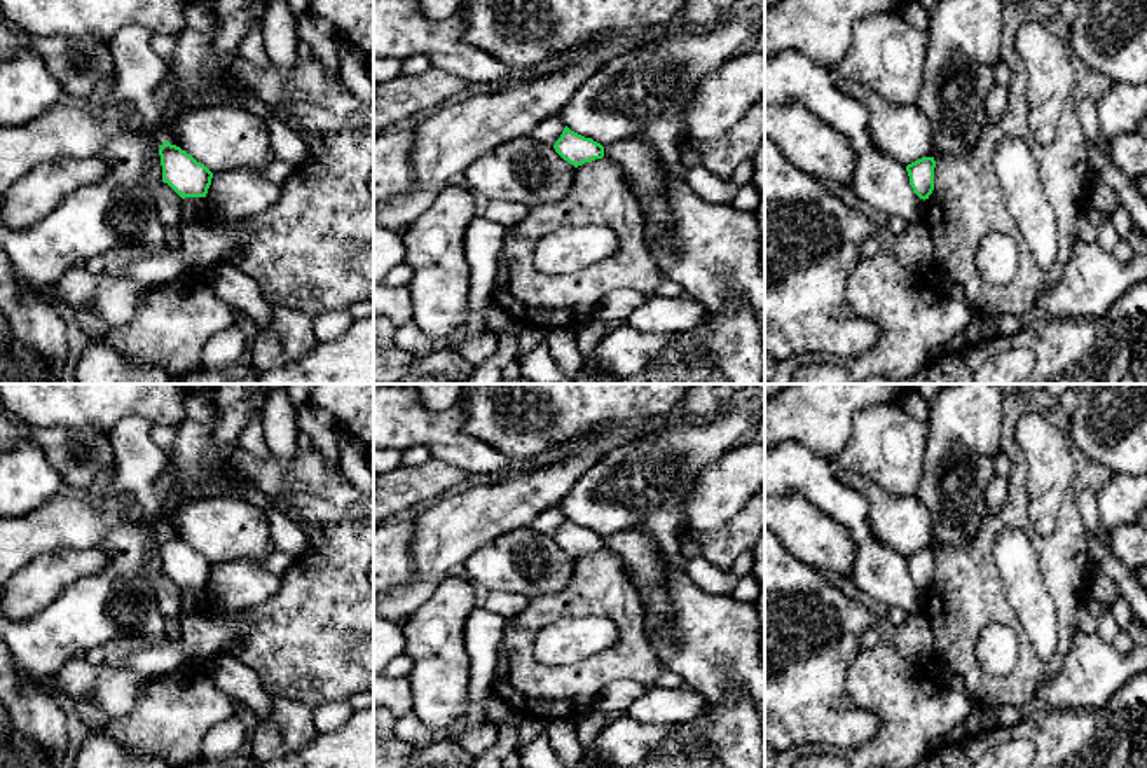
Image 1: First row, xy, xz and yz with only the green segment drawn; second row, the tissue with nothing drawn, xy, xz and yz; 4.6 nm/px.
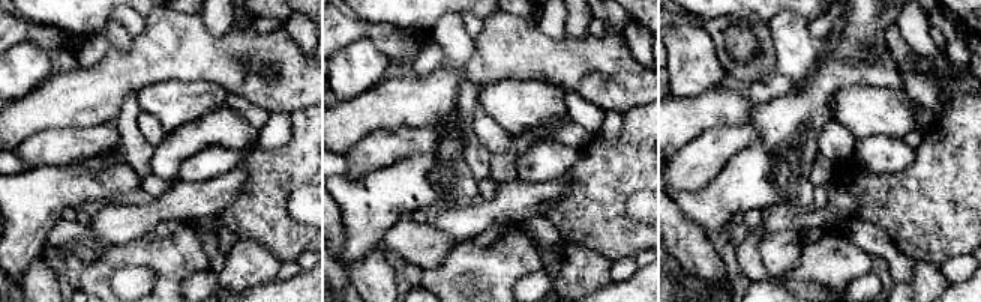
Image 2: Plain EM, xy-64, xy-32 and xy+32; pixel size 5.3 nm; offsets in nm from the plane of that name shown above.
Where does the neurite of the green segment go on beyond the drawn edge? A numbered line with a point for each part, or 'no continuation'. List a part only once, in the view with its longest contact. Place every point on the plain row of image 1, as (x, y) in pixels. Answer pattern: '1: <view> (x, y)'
no continuation

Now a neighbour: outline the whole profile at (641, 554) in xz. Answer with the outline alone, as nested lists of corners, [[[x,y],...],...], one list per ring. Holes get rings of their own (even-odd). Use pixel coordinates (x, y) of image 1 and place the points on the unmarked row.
[[[623,529],[604,538],[604,548],[618,555],[630,578],[635,581],[646,606],[646,627],[660,641],[670,642],[672,634],[665,627],[667,590],[665,560],[660,543],[642,529]]]

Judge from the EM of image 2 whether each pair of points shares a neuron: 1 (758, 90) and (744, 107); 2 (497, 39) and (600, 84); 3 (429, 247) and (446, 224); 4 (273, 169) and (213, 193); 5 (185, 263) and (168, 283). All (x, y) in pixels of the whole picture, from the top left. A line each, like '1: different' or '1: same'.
1: different
2: same
3: different
4: different
5: same

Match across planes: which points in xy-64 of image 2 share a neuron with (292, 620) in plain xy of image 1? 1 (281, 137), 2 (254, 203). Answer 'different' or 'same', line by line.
1: different
2: same

